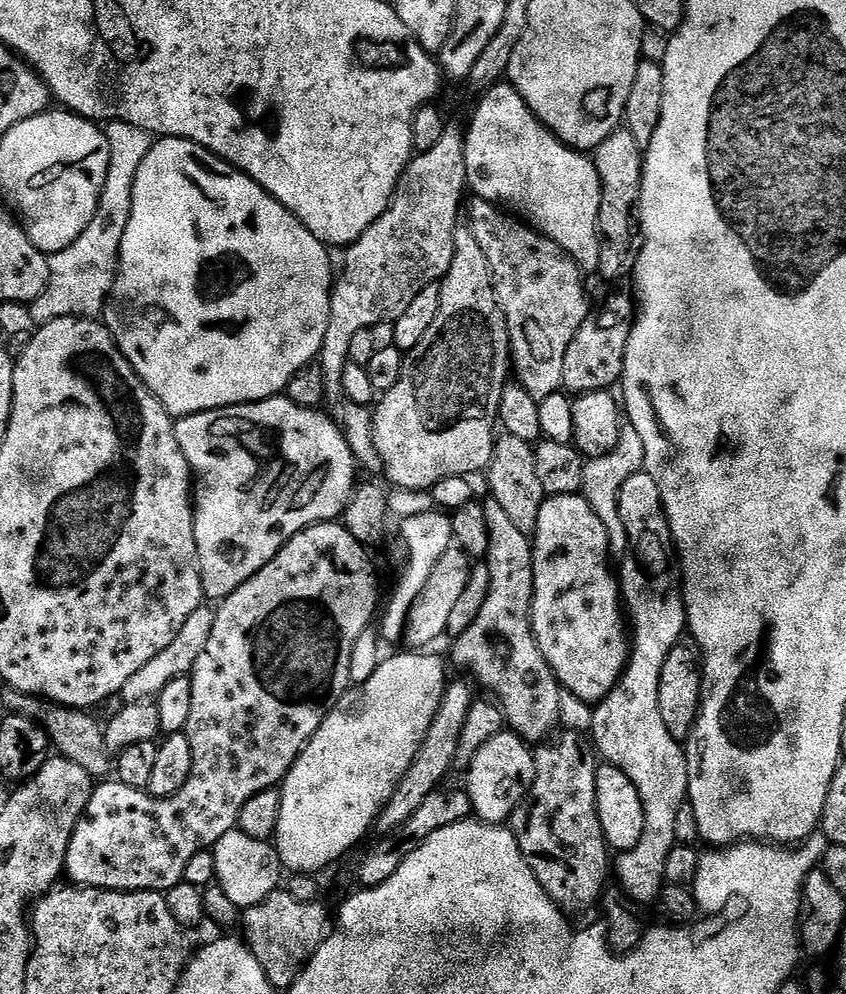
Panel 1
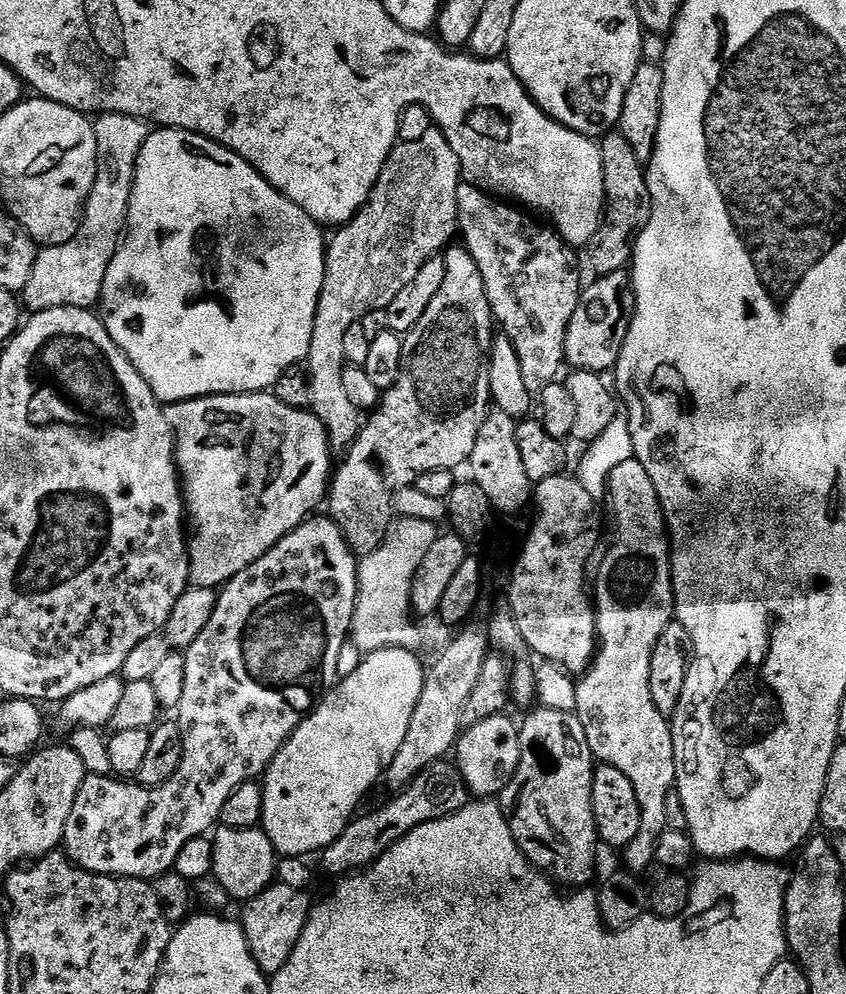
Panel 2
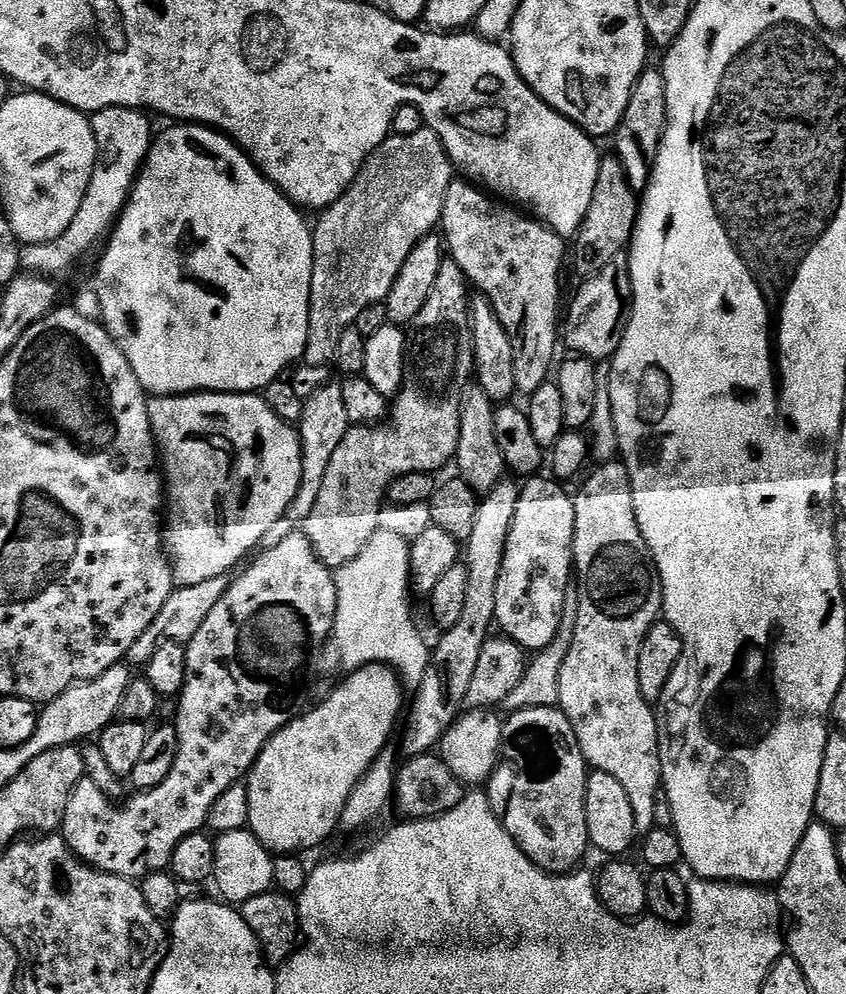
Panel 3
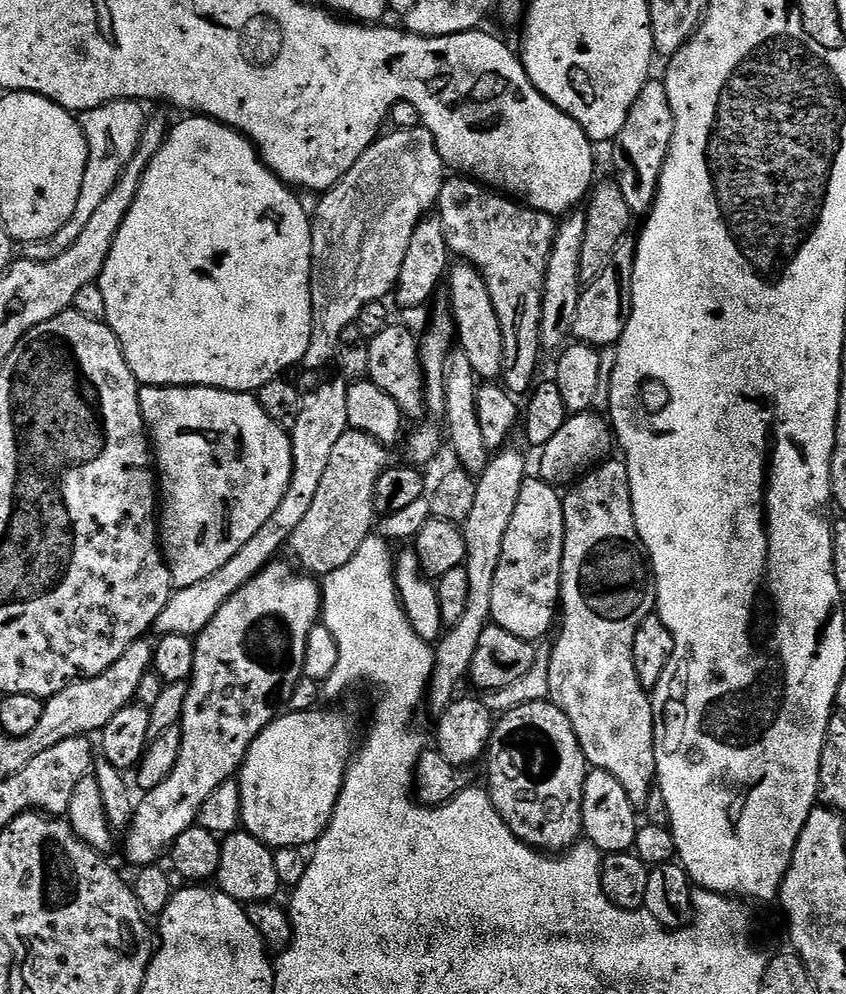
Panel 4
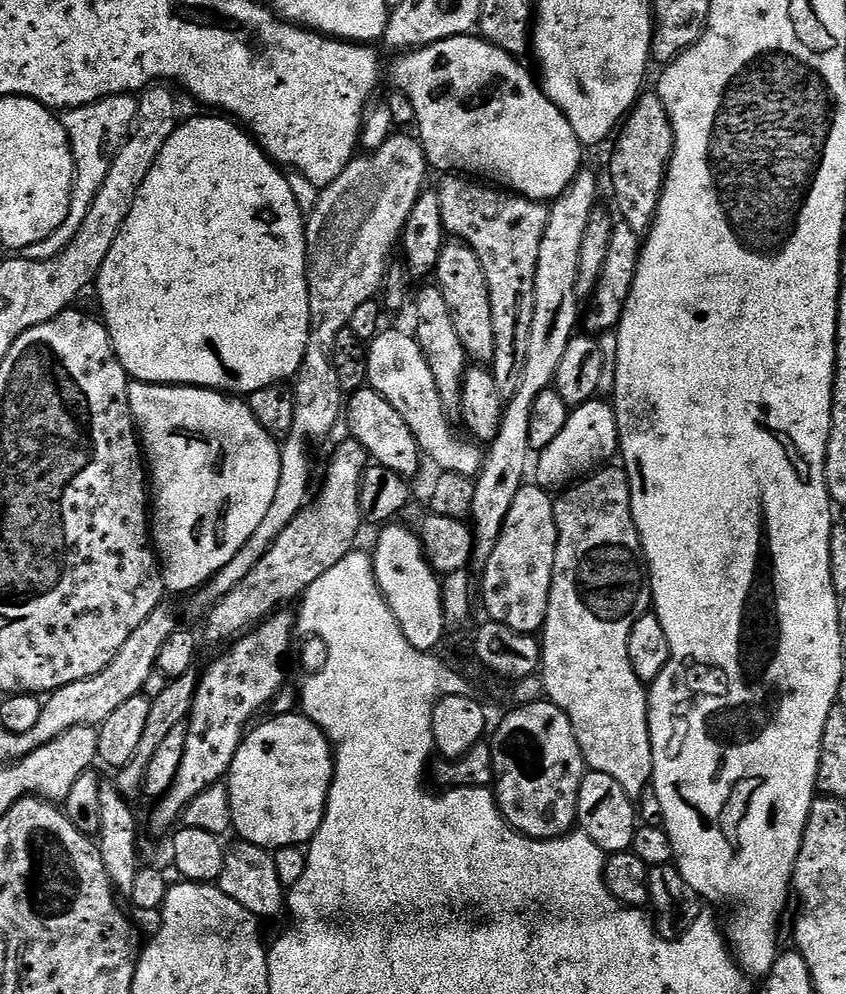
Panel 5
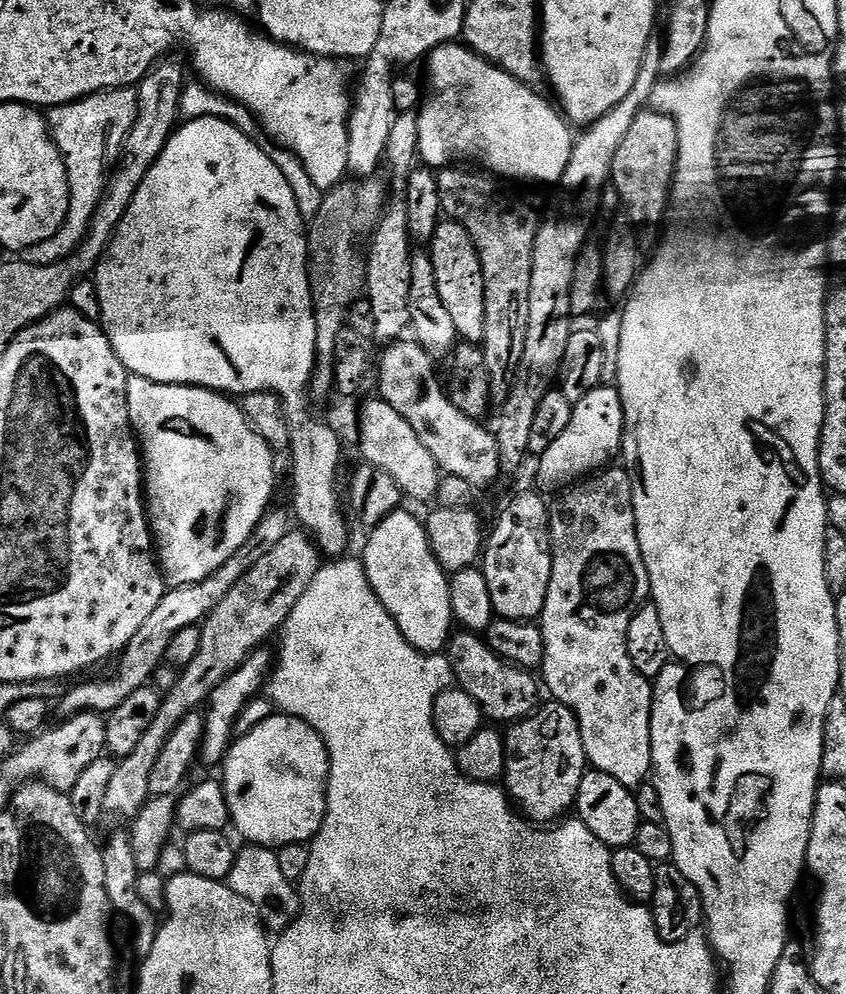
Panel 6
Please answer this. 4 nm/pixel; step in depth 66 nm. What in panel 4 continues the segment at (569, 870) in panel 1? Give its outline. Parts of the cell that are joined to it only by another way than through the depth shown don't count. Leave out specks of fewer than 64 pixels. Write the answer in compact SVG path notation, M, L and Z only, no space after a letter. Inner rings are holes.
M548 700L534 701L503 713L492 725L491 743L486 752L489 757L496 756L492 760L496 767L492 776L496 780L501 779L496 784L496 792L491 793L492 805L518 839L545 854L563 853L581 839L584 830L582 790L590 765L574 734L570 718L566 718L566 714L558 710L556 704Z

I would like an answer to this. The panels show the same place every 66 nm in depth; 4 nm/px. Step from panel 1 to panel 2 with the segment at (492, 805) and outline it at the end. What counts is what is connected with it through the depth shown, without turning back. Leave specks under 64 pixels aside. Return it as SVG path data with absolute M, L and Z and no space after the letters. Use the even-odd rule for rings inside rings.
M505 714L488 716L485 720L477 720L471 726L465 727L459 734L459 739L454 747L455 767L464 780L464 785L468 787L469 793L476 798L492 798L496 791L508 780L508 775L514 773L520 766L520 733L517 725L512 724L512 720Z

